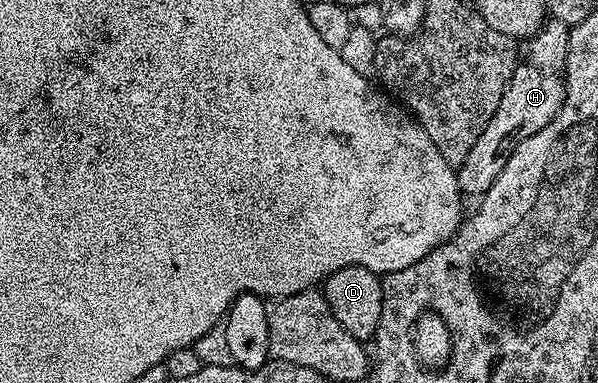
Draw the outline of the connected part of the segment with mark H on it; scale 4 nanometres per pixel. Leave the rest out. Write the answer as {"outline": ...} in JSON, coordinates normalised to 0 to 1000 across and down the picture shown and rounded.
{"outline":[[[916,50],[901,84],[876,102],[866,117],[866,157],[849,230],[838,251],[838,266],[816,324],[804,339],[803,358],[764,439],[768,496],[776,514],[806,517],[831,475],[831,454],[844,444],[844,423],[878,371],[878,360],[891,360],[938,287],[948,232],[948,123],[955,73],[926,50]]]}

